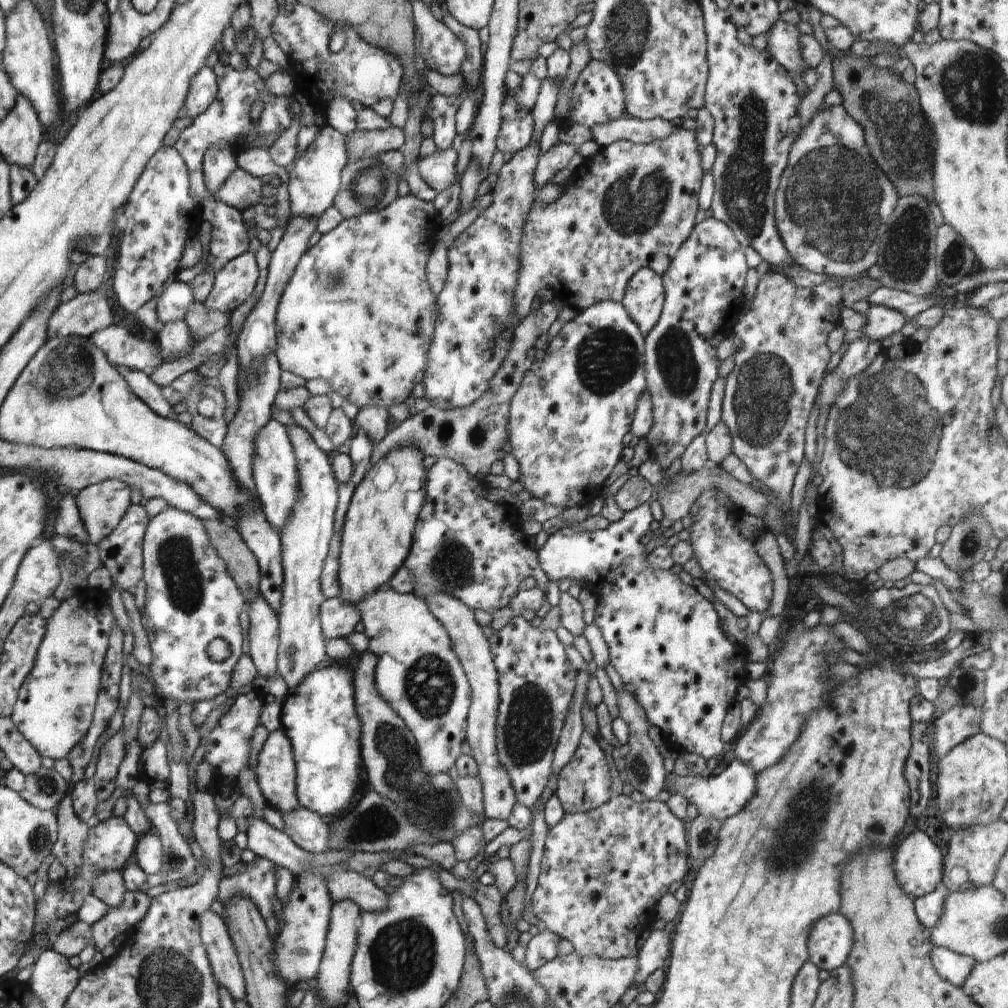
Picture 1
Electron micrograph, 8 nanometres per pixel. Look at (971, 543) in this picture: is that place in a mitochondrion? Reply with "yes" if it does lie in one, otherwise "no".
yes

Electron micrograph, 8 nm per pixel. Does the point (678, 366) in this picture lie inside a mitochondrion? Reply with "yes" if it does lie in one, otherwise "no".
yes

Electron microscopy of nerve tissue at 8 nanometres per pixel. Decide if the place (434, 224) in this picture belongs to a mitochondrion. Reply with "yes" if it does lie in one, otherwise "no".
no

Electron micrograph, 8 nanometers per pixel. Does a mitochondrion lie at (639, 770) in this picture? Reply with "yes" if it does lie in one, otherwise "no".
yes

